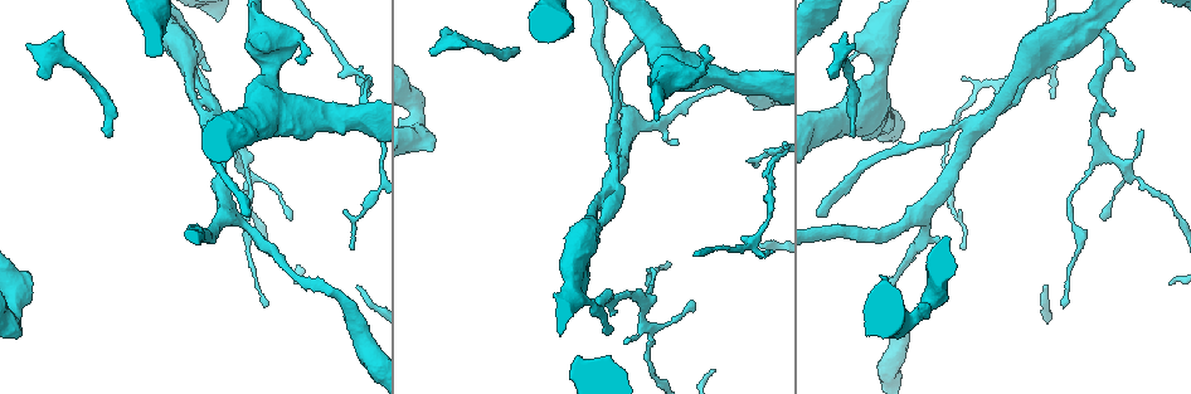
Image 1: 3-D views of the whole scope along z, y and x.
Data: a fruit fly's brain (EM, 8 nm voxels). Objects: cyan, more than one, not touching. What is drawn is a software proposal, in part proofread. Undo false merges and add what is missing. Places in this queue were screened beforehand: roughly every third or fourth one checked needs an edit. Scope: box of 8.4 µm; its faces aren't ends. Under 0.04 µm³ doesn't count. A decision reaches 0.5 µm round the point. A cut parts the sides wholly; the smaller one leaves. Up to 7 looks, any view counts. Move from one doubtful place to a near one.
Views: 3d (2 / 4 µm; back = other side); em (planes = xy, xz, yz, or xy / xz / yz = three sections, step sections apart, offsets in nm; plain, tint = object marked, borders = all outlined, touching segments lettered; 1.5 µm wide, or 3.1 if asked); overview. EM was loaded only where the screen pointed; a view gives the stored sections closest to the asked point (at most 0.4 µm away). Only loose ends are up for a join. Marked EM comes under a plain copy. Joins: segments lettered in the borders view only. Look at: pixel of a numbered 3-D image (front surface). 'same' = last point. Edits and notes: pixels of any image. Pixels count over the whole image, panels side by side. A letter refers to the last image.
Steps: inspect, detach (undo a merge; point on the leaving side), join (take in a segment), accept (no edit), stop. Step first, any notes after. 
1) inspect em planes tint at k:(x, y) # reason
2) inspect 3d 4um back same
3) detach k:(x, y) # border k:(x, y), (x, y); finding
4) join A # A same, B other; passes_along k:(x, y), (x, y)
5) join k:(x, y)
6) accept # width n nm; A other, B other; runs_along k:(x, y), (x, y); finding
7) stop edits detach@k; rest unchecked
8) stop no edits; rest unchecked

inspect em planes borders at 1:(616, 176) # three-way junction

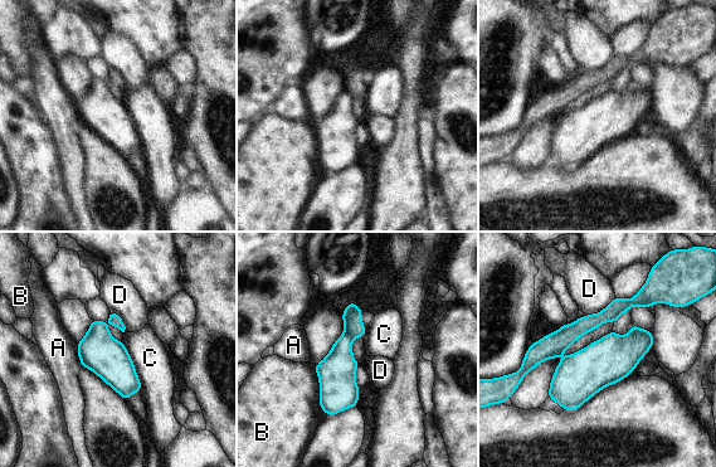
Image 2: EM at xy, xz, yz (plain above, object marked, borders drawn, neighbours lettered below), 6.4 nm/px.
detach 2:(354, 327) # A other, B other, C other, D other; border 2:(345, 332), (351, 336); two neurons meet here

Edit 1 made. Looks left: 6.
inspect em xy step 4 tint at 1:(27, 44)

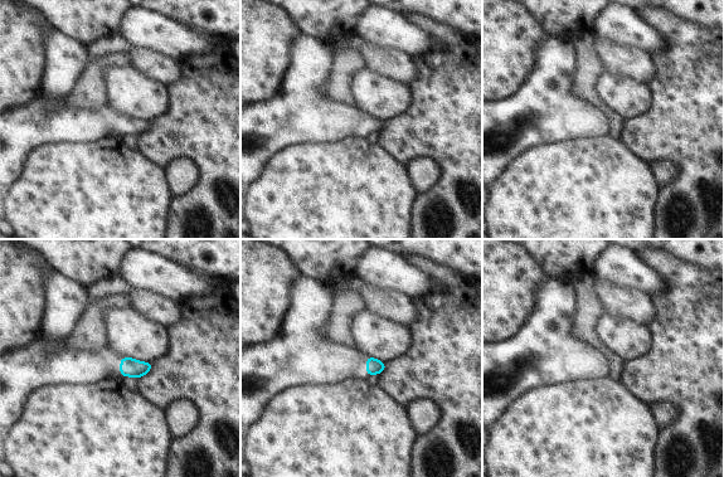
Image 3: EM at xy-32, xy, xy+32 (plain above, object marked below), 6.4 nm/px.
inspect em planes borders same

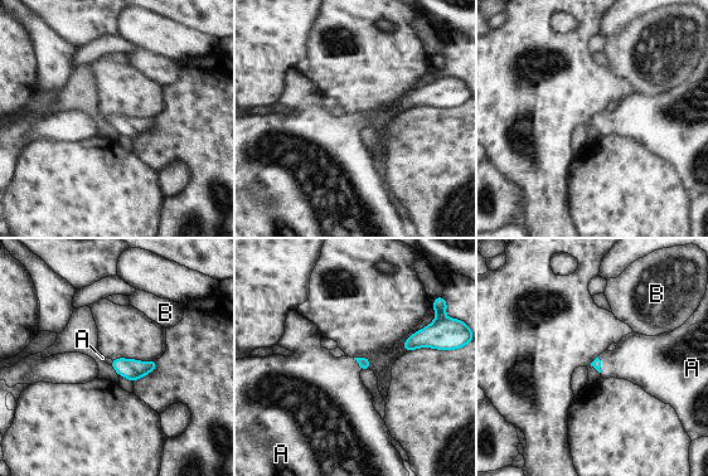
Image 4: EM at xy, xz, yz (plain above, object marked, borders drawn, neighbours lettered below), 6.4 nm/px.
join A # A same, B other; passes_along 4:(596, 363), (600, 364), (638, 358); the neuron continues

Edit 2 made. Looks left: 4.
stop edits detach@2, join@4; rest unchecked

